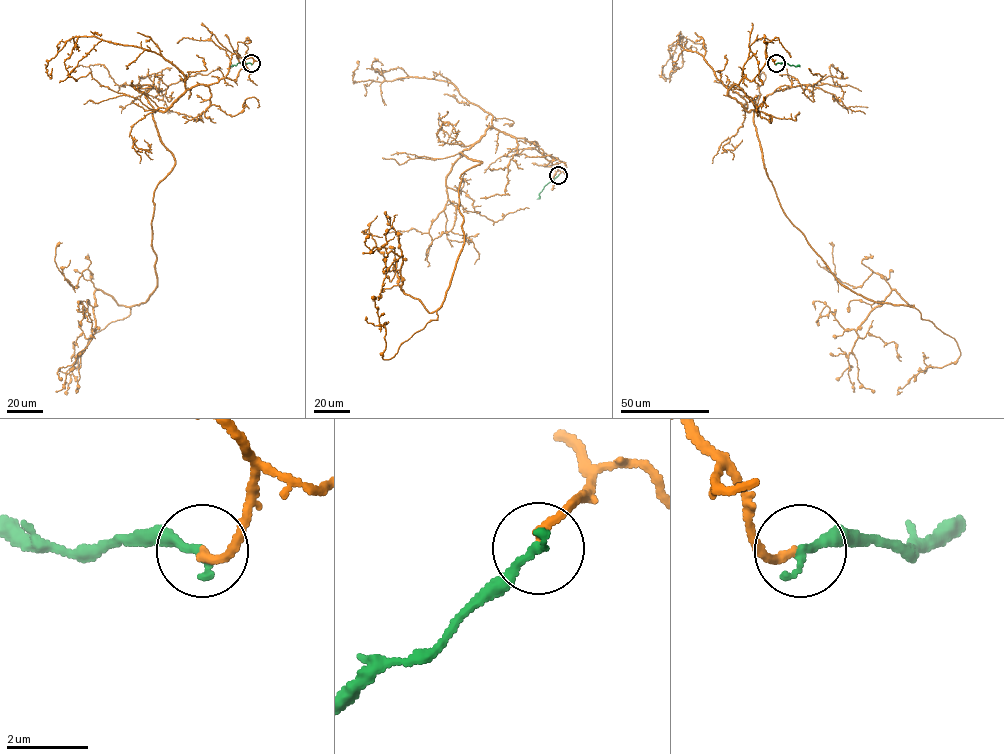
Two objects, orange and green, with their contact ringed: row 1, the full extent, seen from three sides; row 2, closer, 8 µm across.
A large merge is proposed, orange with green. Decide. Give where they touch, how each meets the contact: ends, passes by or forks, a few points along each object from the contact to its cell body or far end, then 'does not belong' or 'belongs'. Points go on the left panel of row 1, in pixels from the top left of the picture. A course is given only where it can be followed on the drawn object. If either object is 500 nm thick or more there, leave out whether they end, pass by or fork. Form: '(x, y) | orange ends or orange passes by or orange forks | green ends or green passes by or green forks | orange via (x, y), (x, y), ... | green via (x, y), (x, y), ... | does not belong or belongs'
(251, 63) | orange ends | green ends | orange via (251, 63), (153, 112), (175, 161), (153, 200), (156, 288), (129, 306), (95, 291), (55, 391) | green via (251, 63), (238, 63), (230, 67) | belongs

